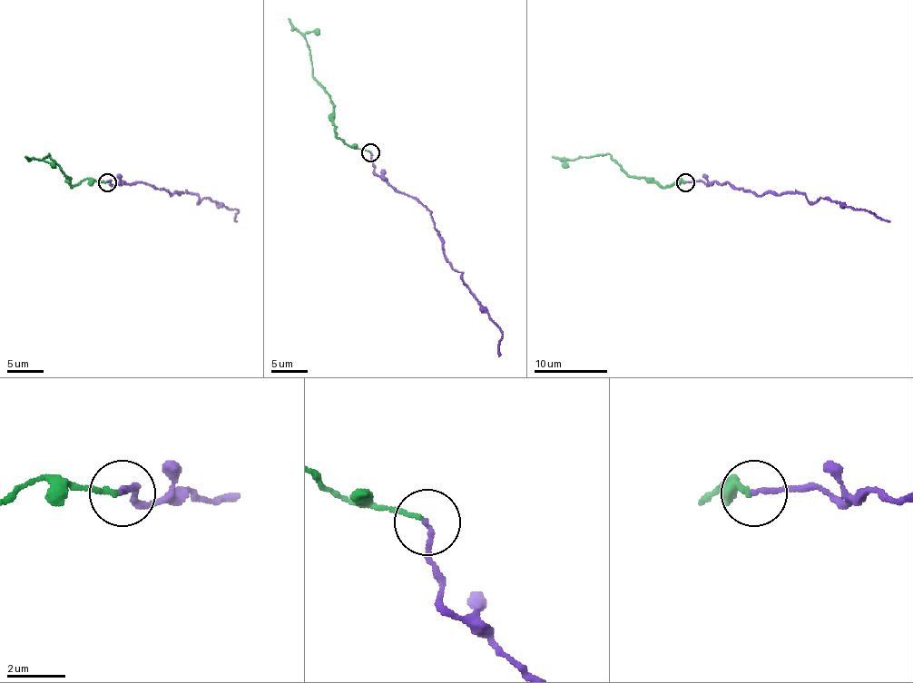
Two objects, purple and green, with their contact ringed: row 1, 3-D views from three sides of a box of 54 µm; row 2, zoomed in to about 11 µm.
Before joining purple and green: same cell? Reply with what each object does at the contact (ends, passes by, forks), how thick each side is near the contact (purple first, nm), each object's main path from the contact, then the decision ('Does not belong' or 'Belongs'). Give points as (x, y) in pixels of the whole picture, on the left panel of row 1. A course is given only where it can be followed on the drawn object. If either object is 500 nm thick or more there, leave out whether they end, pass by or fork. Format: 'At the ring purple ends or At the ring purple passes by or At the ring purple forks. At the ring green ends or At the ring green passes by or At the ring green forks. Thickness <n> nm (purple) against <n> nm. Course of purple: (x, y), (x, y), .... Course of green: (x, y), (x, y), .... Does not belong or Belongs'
At the ring purple ends. At the ring green ends. Thickness 160 nm (purple) against 150 nm. Course of purple: (106, 181), (143, 181), (171, 195), (194, 193), (198, 202), (209, 199), (236, 209), (234, 222). Course of green: (106, 181), (84, 178), (72, 188), (66, 174), (48, 154), (43, 160), (24, 156). Belongs

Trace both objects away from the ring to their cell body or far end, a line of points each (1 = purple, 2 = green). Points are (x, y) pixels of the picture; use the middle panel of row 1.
1: (370, 151), (374, 171), (416, 198), (430, 212), (445, 259), (458, 270), (473, 296), (500, 329), (498, 356)
2: (370, 151), (348, 146), (335, 131), (329, 95), (311, 75), (309, 45), (288, 18)

